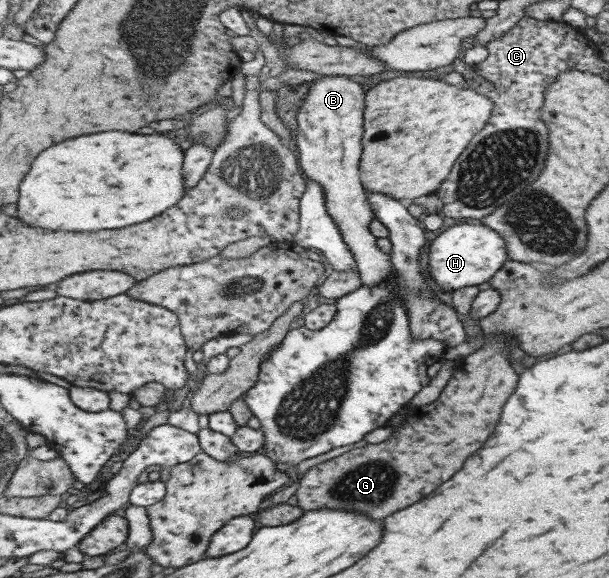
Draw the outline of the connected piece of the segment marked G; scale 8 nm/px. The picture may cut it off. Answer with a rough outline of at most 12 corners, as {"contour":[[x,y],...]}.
{"contour":[[487,334],[385,441],[310,467],[304,510],[380,520],[492,434],[519,370]]}

